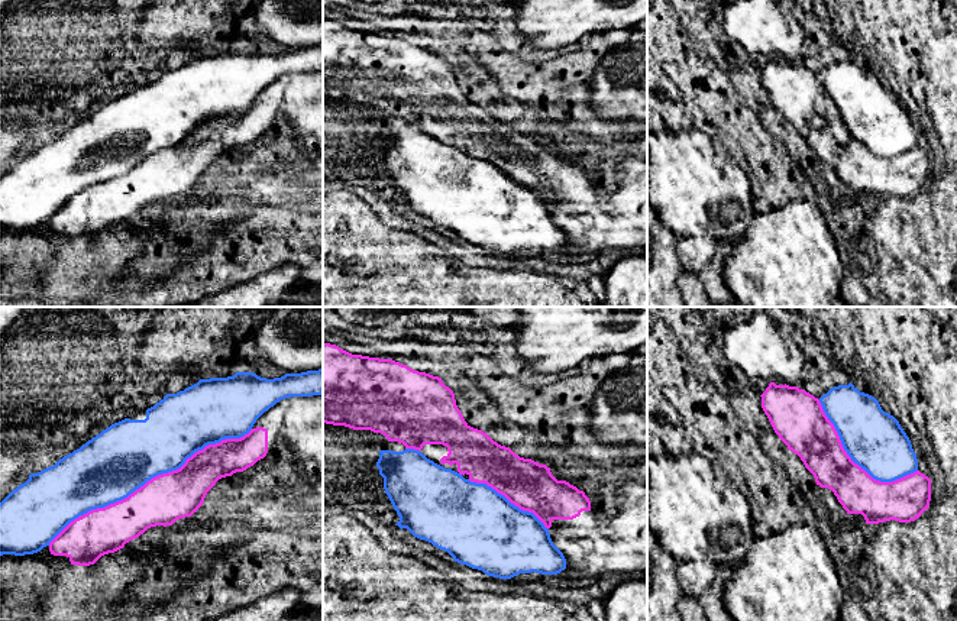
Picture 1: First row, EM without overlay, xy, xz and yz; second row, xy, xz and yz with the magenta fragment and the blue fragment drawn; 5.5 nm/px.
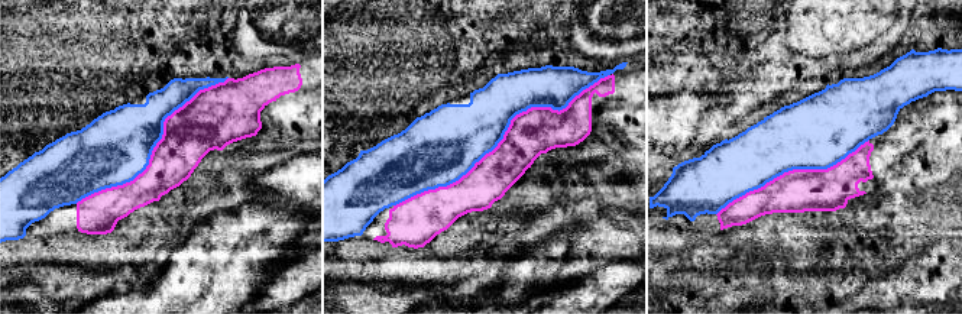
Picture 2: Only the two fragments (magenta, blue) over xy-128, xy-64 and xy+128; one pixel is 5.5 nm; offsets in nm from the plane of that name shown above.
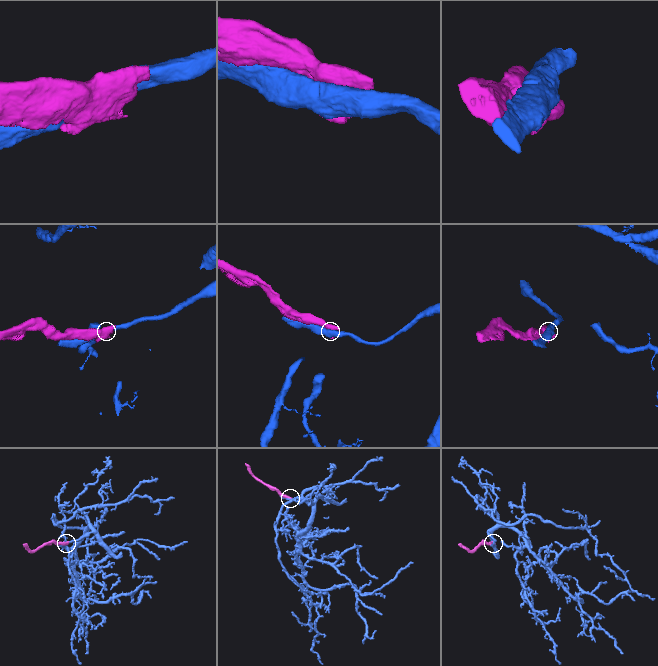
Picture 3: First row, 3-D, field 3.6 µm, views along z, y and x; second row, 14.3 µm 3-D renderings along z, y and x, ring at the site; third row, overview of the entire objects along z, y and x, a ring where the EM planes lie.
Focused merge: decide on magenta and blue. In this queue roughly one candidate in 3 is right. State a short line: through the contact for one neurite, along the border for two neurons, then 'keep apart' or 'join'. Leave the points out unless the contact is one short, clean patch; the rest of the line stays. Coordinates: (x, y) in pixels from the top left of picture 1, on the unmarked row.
keep apart

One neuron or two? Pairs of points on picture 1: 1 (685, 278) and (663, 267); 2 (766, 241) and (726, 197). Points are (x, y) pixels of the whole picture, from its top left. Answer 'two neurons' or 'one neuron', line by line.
1: two neurons
2: two neurons

